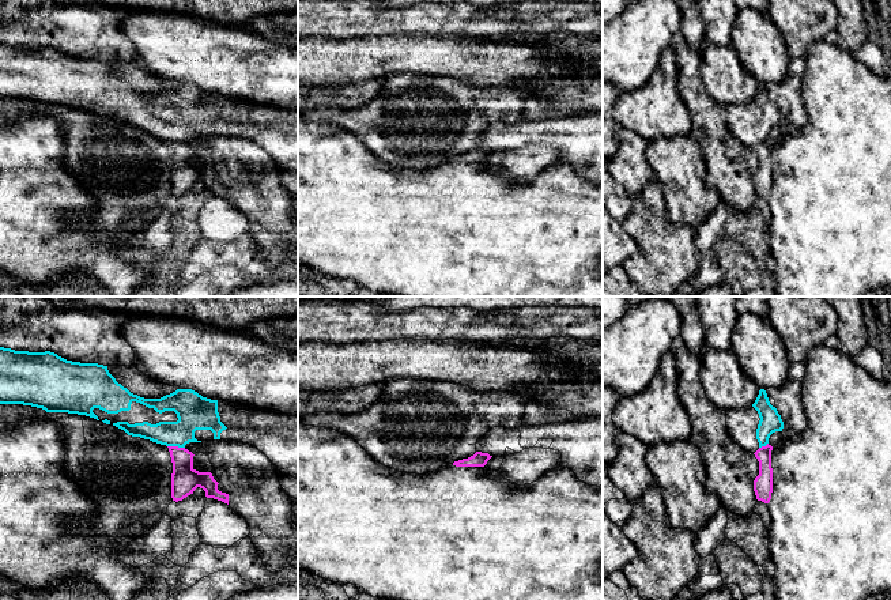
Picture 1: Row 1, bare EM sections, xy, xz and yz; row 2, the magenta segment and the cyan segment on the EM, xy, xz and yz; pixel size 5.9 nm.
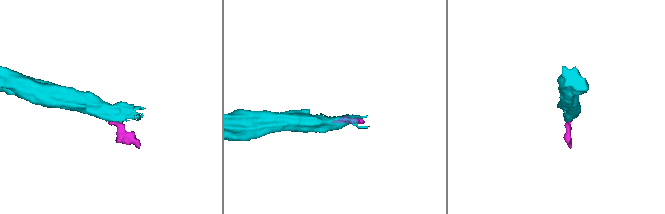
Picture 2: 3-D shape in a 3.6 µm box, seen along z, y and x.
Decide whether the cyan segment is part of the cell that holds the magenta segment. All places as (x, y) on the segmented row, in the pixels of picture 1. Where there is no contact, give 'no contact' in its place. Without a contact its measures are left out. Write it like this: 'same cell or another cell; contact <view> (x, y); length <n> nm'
another cell; contact xy (176, 446); length 110 nm

